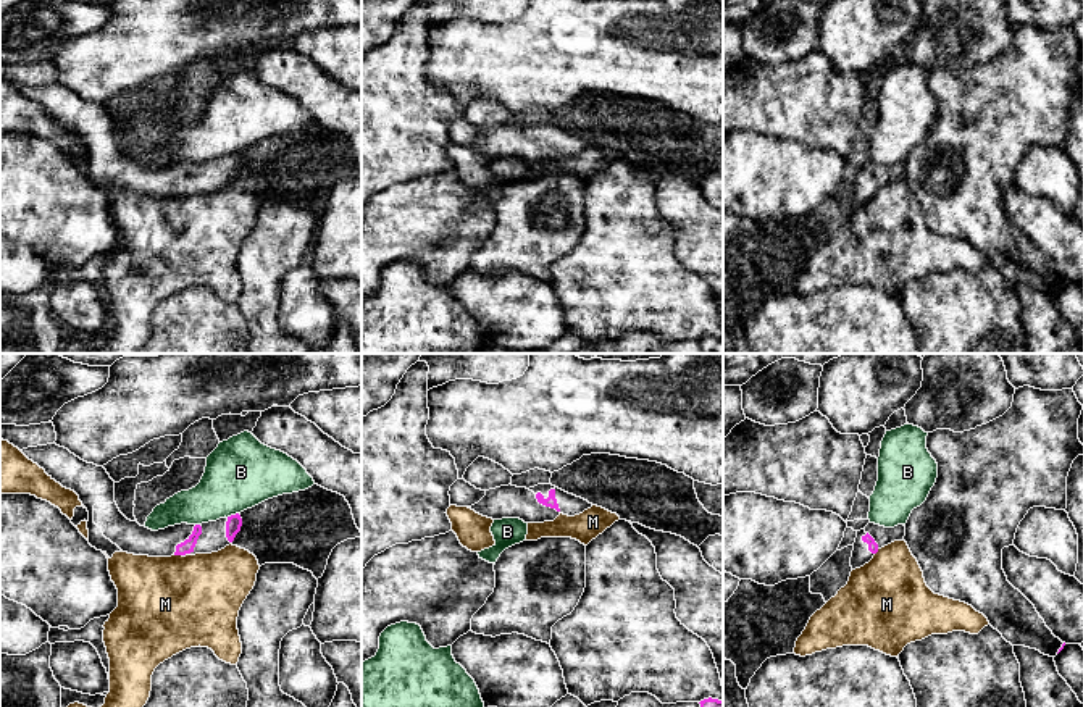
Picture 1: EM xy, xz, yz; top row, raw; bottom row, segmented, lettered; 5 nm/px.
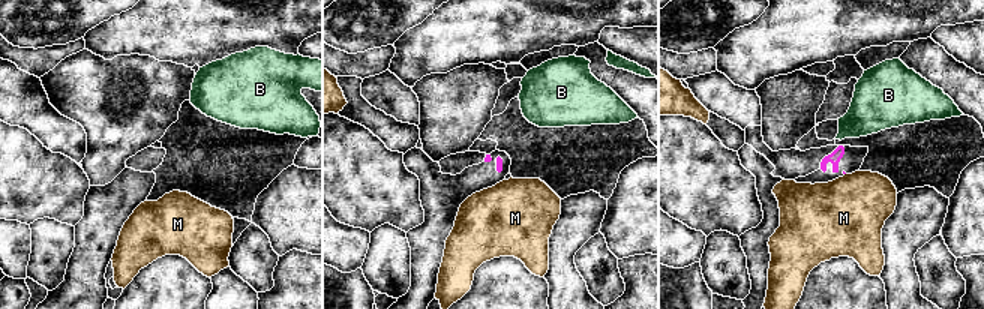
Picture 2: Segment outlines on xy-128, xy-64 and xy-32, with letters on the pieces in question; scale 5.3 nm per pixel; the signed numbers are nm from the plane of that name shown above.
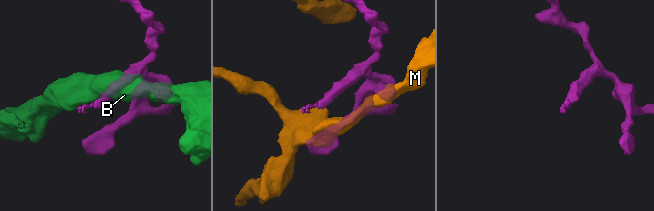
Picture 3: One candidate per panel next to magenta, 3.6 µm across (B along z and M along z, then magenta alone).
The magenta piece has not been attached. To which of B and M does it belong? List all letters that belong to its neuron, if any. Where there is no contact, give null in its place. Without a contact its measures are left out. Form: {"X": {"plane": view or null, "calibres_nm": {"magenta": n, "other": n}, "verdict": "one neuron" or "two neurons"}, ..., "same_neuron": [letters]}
{"B": {"plane": "xy", "calibres_nm": {"magenta": 80, "other": 360}, "verdict": "two neurons"}, "M": {"plane": "xy", "calibres_nm": {"magenta": 70, "other": 460}, "verdict": "two neurons"}, "same_neuron": []}

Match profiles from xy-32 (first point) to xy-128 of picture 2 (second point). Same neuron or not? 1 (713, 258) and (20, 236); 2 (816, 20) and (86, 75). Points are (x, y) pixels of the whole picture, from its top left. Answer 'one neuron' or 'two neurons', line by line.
1: two neurons
2: two neurons

